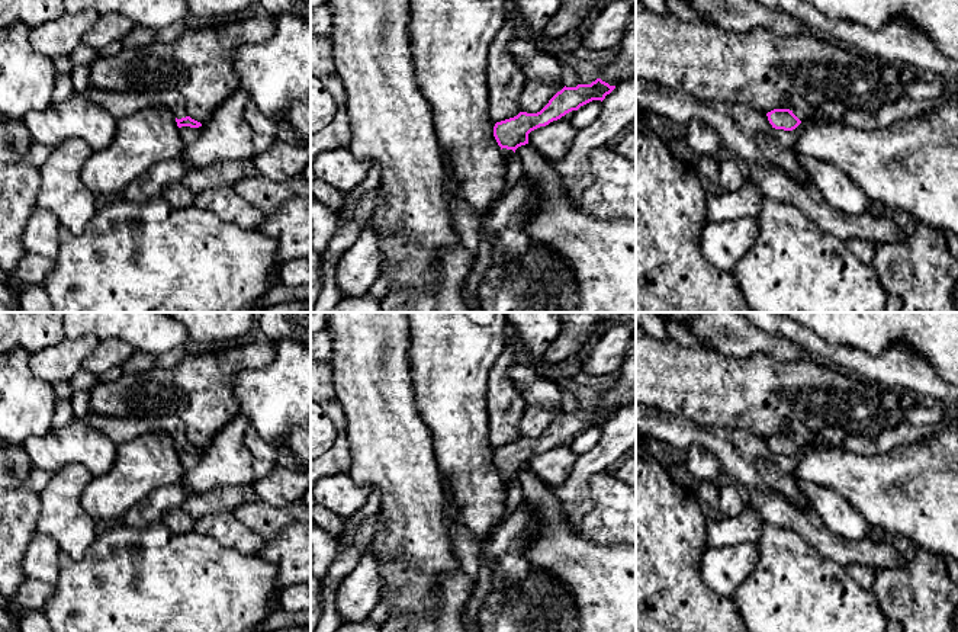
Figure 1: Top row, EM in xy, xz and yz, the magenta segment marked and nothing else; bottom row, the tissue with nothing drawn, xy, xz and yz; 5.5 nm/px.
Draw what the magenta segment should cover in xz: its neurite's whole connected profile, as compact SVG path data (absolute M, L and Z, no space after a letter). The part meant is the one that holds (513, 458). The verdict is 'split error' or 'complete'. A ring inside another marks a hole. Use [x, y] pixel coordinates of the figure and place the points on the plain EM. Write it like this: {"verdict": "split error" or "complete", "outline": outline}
{"verdict": "split error", "outline": "M597 404L591 410L565 411L540 437L520 437L514 443L496 447L494 462L502 475L504 484L508 487L518 472L528 469L528 459L531 456L546 452L592 426L602 427L614 414L615 411L610 411L601 404Z"}

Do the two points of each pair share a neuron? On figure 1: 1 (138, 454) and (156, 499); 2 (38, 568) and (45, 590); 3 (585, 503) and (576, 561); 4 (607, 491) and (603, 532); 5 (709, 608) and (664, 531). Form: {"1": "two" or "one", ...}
{"1": "two", "2": "two", "3": "two", "4": "one", "5": "one"}

